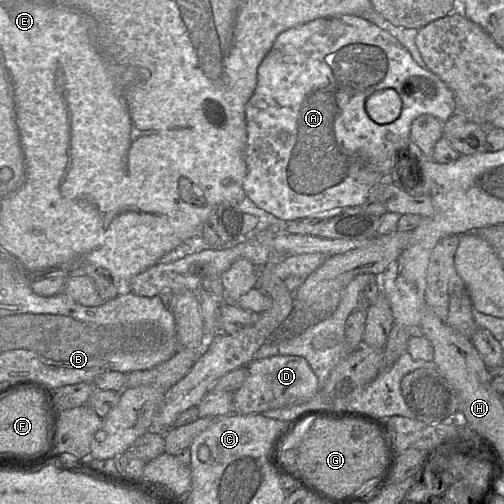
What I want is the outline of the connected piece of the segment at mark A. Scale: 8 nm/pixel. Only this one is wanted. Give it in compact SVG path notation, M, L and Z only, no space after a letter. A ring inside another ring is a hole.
M339 16L318 18L303 25L281 32L269 53L258 67L257 85L245 107L246 148L245 161L247 173L243 181L246 197L257 207L272 214L281 221L295 221L321 216L324 212L348 207L363 206L371 189L379 184L388 183L394 173L399 154L411 144L410 129L415 118L422 114L432 115L445 122L456 112L453 92L434 73L419 66L410 53L389 32L359 16ZM381 89L394 89L401 98L401 112L396 120L389 124L377 124L366 111L367 99Z

